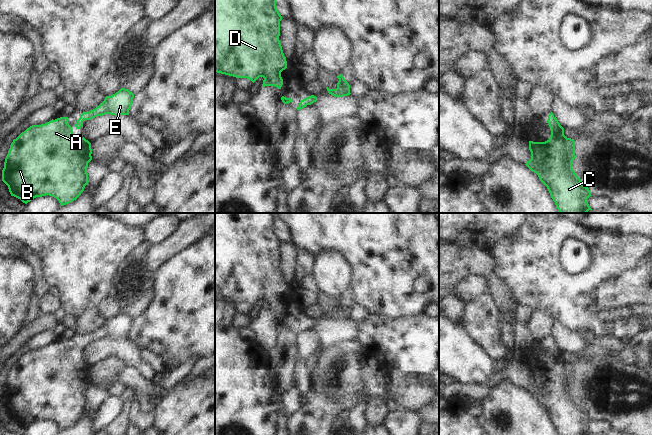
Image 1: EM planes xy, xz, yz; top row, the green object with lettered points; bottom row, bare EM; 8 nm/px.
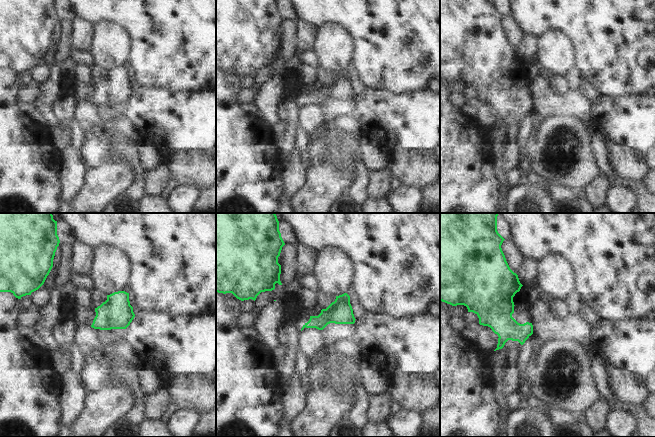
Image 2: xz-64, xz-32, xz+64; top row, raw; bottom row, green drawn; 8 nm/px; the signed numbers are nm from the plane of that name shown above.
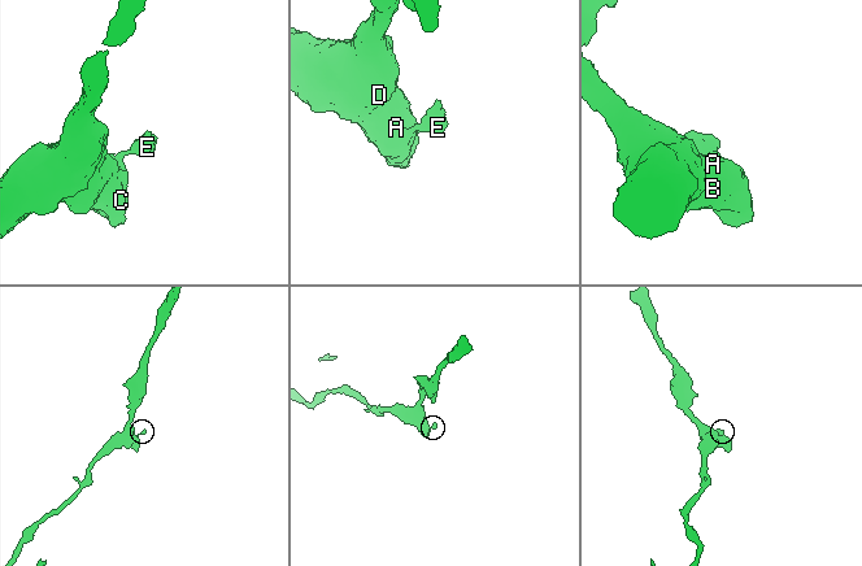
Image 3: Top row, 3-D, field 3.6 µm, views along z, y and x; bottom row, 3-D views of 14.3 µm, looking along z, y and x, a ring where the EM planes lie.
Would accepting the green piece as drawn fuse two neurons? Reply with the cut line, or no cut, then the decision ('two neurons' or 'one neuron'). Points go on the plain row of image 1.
cut none; one neuron

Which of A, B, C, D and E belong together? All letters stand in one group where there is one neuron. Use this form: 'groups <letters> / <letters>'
groups A B C D E

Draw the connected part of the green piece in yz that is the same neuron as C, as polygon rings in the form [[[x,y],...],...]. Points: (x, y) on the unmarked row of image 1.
[[[552,336],[548,339],[547,347],[551,354],[550,362],[545,366],[529,365],[531,383],[525,389],[536,397],[540,405],[547,411],[558,435],[592,434],[587,426],[587,423],[592,420],[591,416],[582,408],[581,403],[572,392],[572,386],[576,382],[575,365],[564,359],[564,352]]]

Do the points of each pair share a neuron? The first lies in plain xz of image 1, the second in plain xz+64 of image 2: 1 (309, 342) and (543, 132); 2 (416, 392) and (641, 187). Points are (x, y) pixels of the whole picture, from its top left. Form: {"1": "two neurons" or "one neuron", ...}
{"1": "two neurons", "2": "two neurons"}

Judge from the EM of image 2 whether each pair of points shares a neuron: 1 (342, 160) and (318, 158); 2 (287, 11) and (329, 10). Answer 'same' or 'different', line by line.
1: different
2: different

